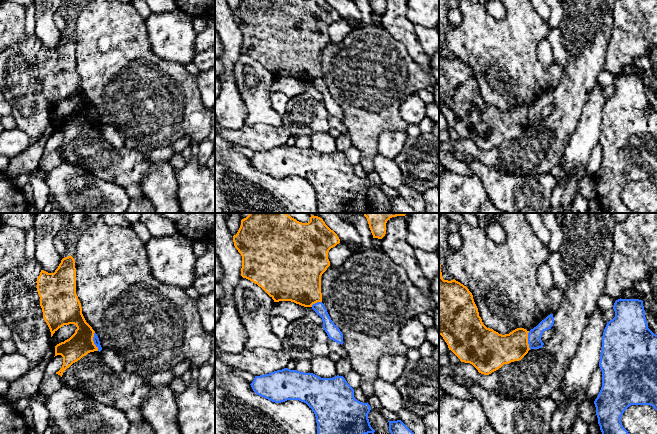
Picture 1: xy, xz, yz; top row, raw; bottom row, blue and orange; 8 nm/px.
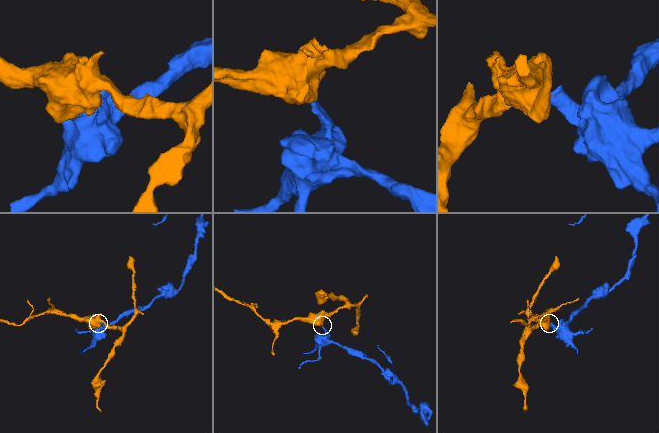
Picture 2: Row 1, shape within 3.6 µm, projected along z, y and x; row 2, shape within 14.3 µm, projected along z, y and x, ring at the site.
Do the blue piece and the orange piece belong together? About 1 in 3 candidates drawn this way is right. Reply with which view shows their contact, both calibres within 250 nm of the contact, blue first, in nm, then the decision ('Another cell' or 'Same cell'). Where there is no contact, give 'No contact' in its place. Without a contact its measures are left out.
Touches blue in xy. Thickness 50 nm (blue) against 200 nm. Another cell

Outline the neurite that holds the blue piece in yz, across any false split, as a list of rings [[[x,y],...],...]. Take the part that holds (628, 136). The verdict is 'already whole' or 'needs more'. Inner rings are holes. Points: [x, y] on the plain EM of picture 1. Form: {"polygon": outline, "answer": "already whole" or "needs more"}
{"polygon": [[[620,74],[613,85],[615,93],[603,108],[602,163],[594,180],[603,213],[634,213],[623,203],[621,193],[631,181],[650,181],[657,186],[657,111],[648,104],[642,76]]], "answer": "already whole"}

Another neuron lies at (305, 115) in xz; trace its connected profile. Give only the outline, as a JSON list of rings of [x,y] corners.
[[[305,92],[289,98],[281,124],[293,137],[311,137],[315,132],[330,130],[329,116],[323,103]]]

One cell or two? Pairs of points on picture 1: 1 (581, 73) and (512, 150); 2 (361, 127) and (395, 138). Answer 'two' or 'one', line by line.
1: one
2: two

